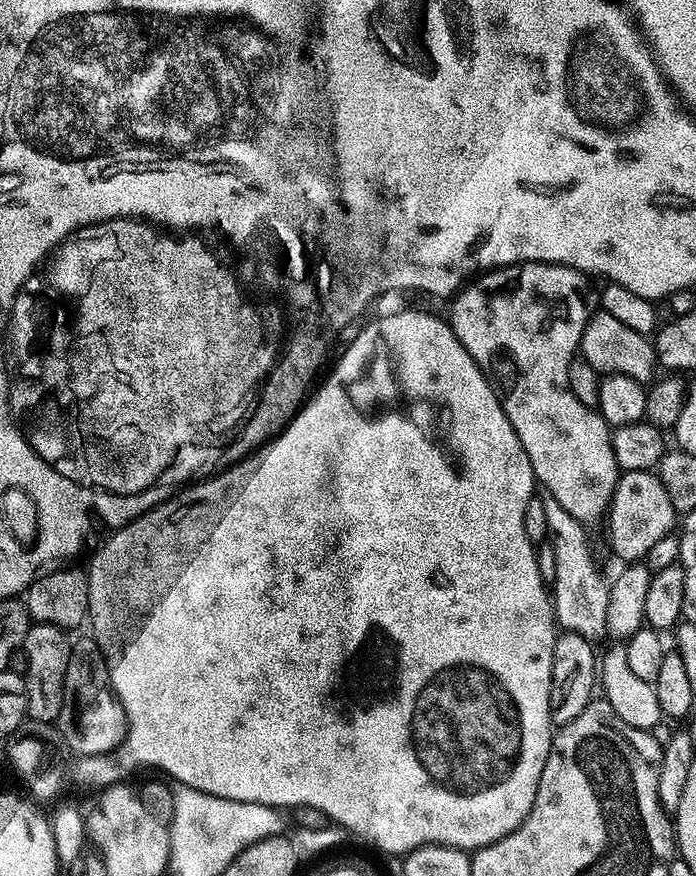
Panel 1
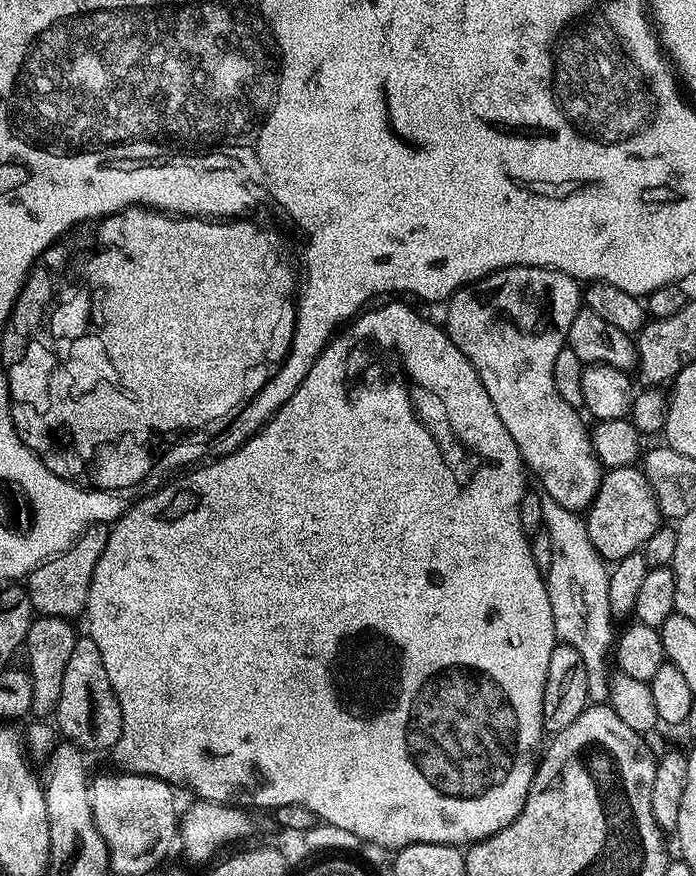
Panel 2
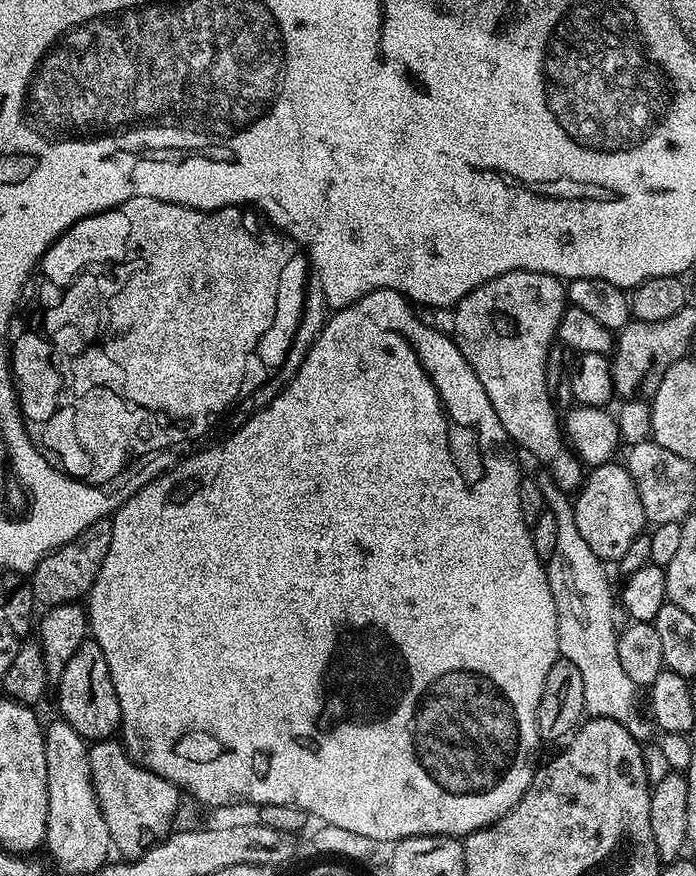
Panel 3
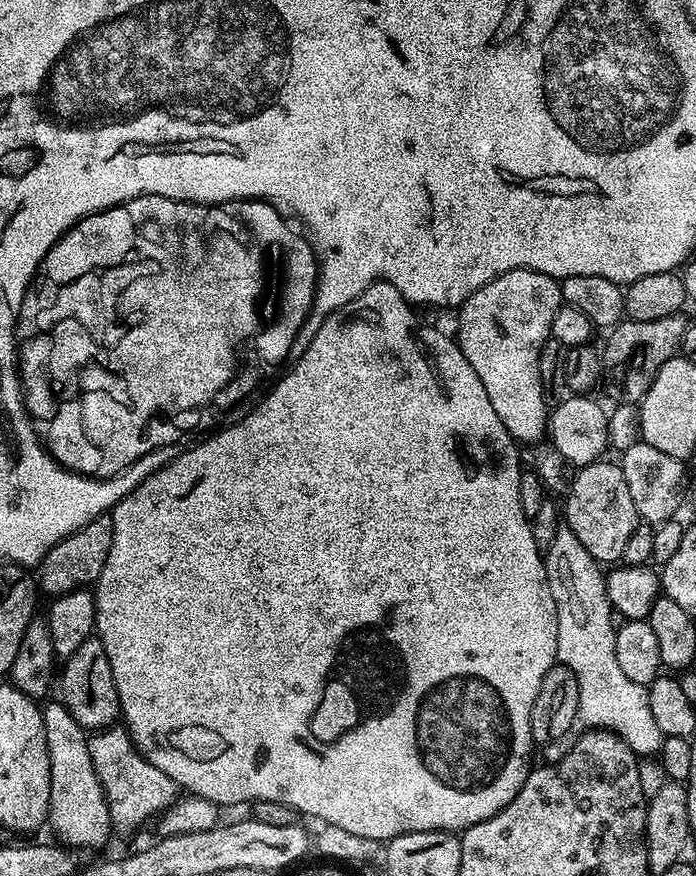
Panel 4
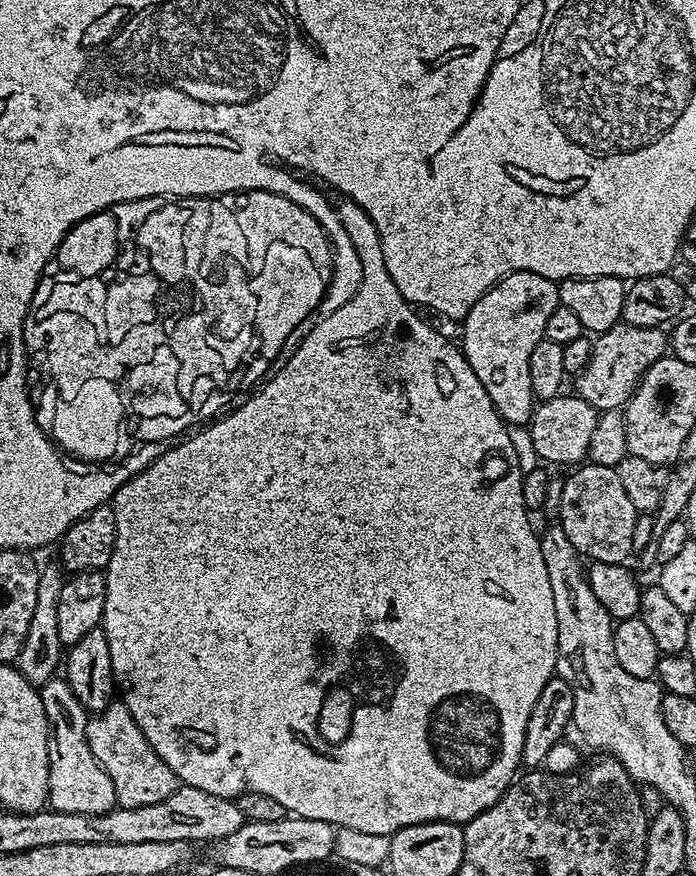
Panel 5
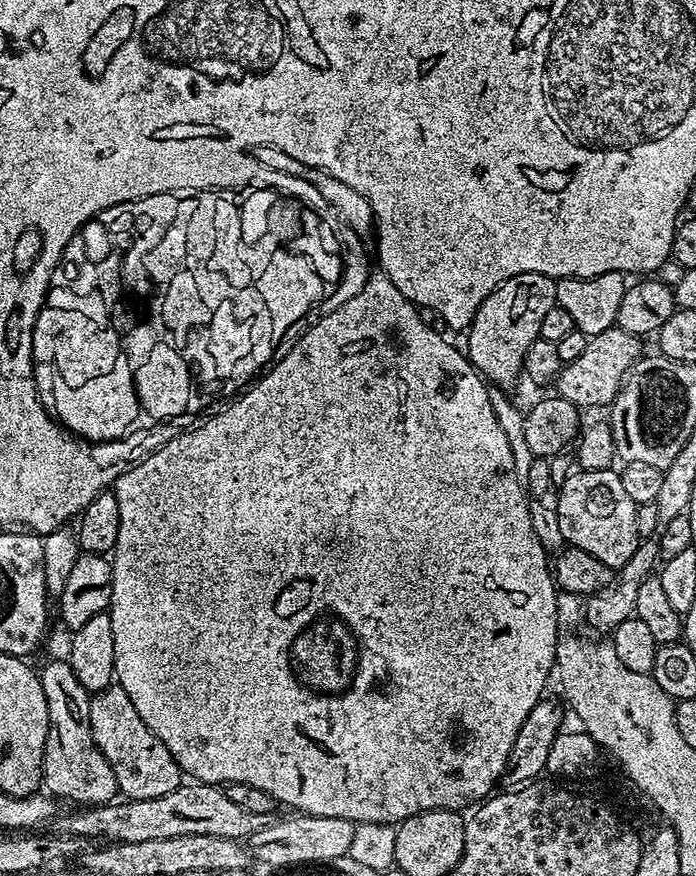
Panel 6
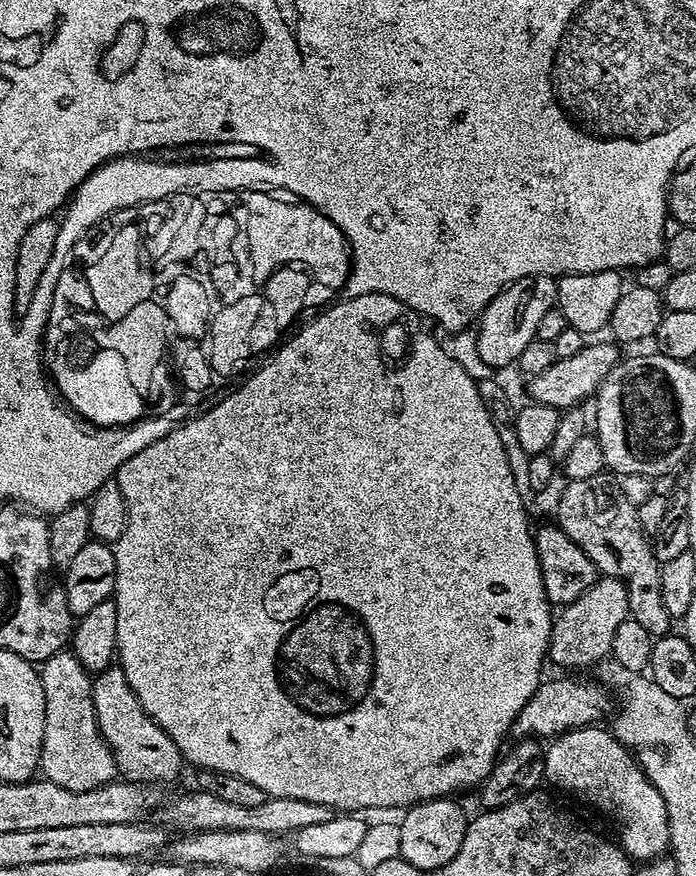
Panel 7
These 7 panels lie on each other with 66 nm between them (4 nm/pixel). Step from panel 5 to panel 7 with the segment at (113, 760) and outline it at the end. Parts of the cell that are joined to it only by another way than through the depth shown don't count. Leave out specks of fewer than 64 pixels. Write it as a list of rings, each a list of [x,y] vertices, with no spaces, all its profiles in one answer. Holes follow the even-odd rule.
[[[111,666],[104,672],[95,673],[92,682],[92,697],[94,698],[94,714],[98,718],[98,730],[112,752],[117,773],[123,779],[129,780],[131,784],[165,786],[164,784],[179,778],[180,767],[185,767],[186,764],[184,755],[180,753],[178,746],[174,746],[174,742],[166,734],[166,730],[162,730],[162,726],[158,726],[154,722],[154,718],[150,718],[150,714],[146,714],[146,710],[142,708],[142,702],[138,702],[138,698],[134,694],[134,690],[130,690],[130,682],[126,682],[126,674],[122,669],[118,666]]]

